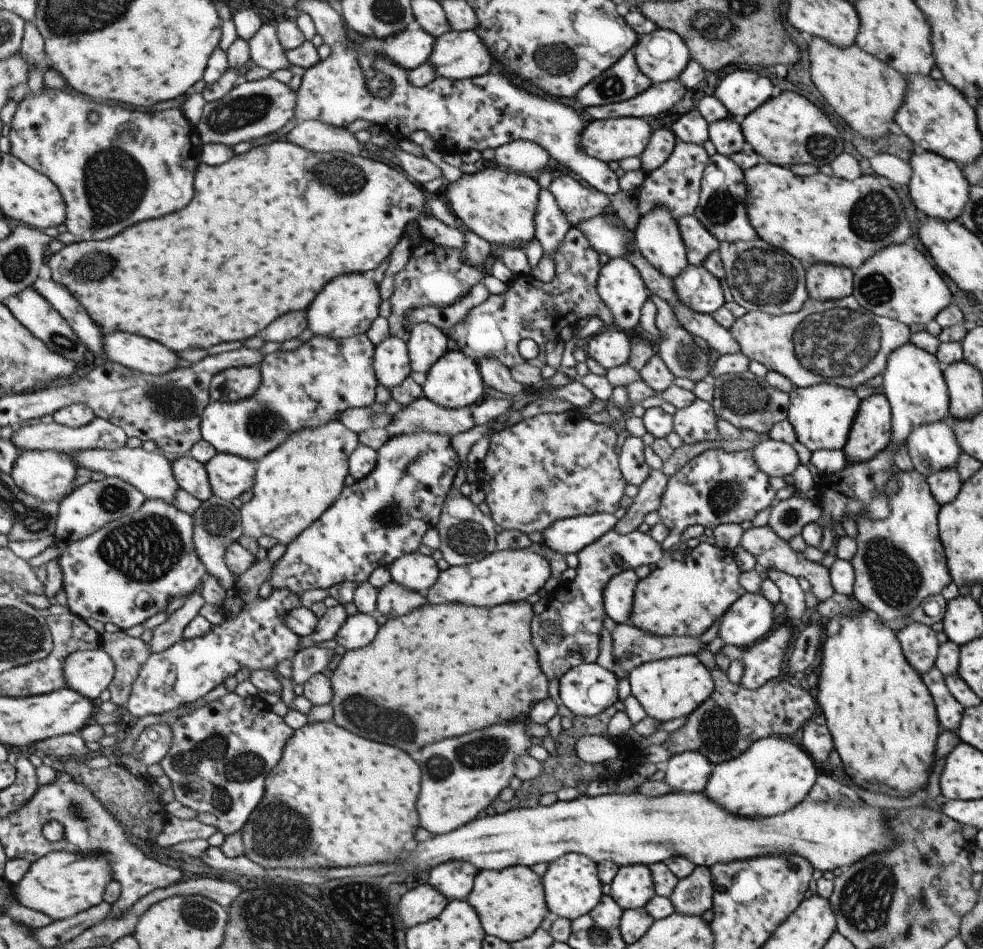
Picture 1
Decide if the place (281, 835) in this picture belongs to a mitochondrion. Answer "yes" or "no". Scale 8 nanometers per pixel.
yes

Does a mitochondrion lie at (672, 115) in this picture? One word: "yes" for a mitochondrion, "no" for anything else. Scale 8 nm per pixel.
no

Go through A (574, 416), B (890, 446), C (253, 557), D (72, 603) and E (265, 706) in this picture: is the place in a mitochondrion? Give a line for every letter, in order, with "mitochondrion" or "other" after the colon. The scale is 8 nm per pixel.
A: other
B: other
C: other
D: other
E: other

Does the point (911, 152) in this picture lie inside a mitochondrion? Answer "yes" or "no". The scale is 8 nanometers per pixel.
no

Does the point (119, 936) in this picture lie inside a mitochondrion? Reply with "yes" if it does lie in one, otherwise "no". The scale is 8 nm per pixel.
no

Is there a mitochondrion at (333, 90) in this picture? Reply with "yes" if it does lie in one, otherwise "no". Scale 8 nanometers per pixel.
no

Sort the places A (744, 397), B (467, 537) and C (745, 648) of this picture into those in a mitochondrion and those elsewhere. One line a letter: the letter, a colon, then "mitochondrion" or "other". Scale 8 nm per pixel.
A: mitochondrion
B: mitochondrion
C: other

